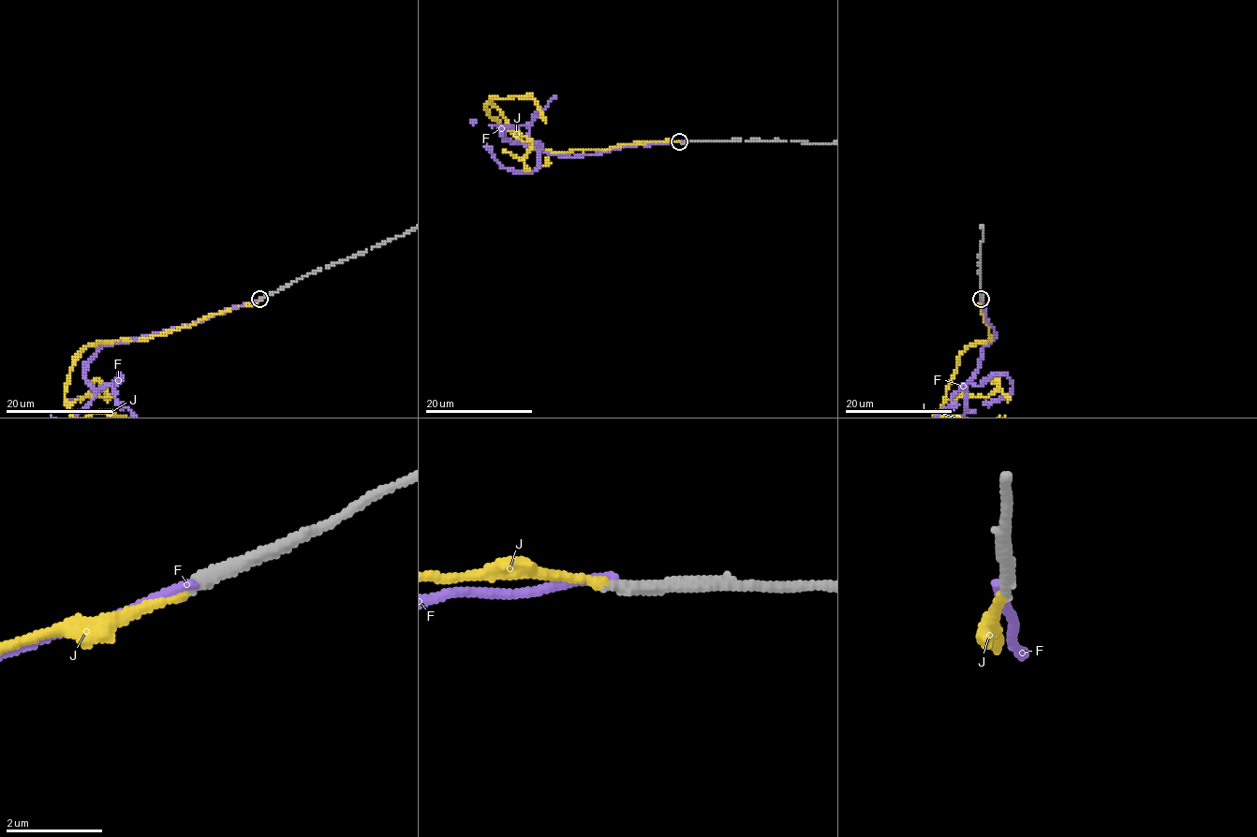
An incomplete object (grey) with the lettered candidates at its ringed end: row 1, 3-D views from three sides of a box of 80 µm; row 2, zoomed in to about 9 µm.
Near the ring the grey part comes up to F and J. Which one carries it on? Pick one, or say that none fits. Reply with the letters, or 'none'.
J

